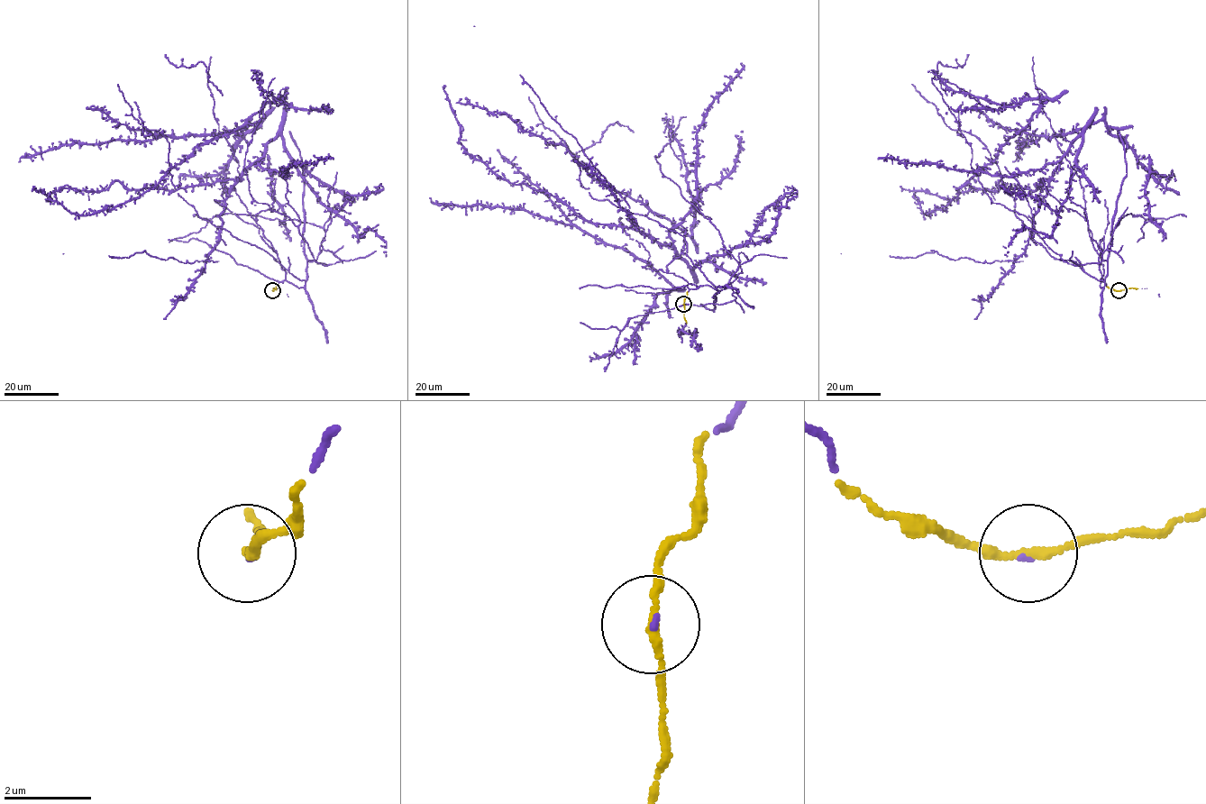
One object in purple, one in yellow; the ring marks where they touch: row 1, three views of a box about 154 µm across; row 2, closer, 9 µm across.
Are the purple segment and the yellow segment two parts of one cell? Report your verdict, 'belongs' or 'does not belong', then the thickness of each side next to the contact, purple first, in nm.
belongs | 60/180 nm

